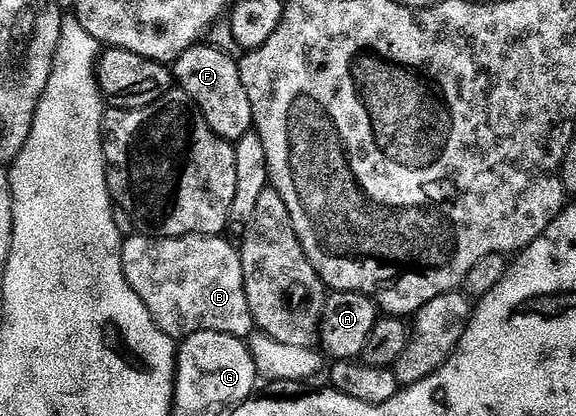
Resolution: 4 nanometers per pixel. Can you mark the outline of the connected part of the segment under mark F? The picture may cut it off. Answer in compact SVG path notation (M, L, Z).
M195 45L190 47L182 55L178 56L172 64L172 74L177 86L182 86L181 94L189 99L197 107L198 112L208 121L210 128L227 141L243 139L253 128L254 114L252 113L252 101L248 101L248 93L244 93L244 81L240 81L240 69L238 59L235 56L225 55L218 47L202 47Z

